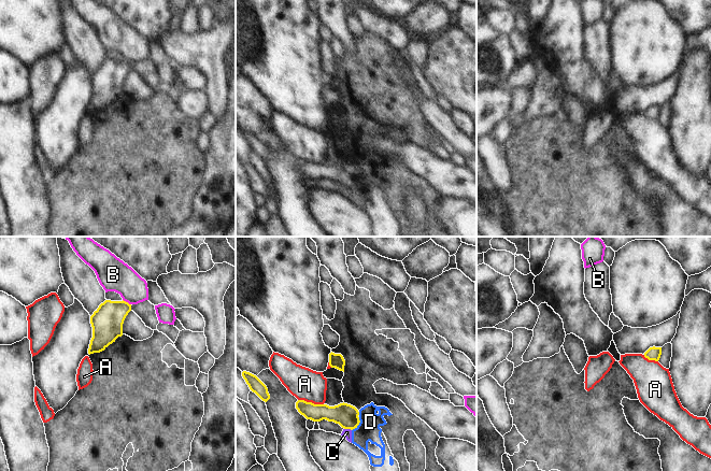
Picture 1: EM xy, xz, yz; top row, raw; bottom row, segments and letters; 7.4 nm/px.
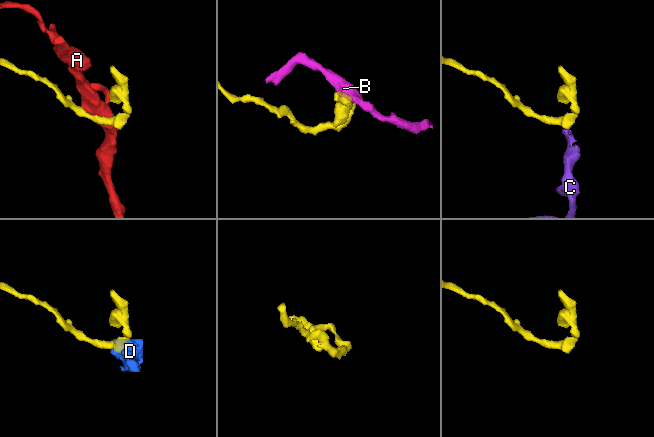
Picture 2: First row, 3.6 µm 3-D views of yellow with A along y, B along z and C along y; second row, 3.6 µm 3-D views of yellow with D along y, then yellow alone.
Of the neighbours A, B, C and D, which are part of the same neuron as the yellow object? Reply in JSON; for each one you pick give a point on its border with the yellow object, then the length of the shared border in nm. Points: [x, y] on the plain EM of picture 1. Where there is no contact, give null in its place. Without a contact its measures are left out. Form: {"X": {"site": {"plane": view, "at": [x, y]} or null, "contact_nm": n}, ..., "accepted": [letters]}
{"accepted": []}

